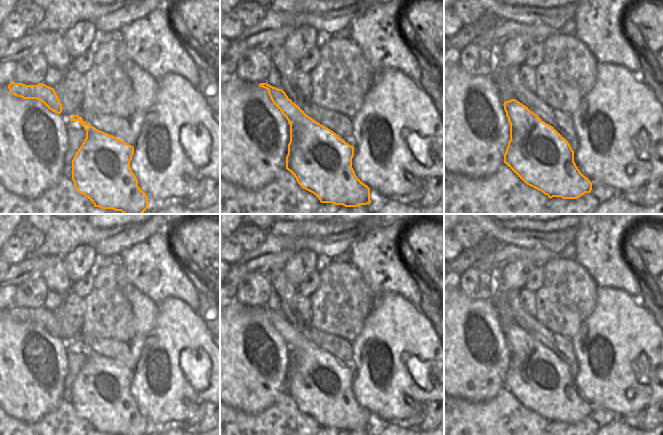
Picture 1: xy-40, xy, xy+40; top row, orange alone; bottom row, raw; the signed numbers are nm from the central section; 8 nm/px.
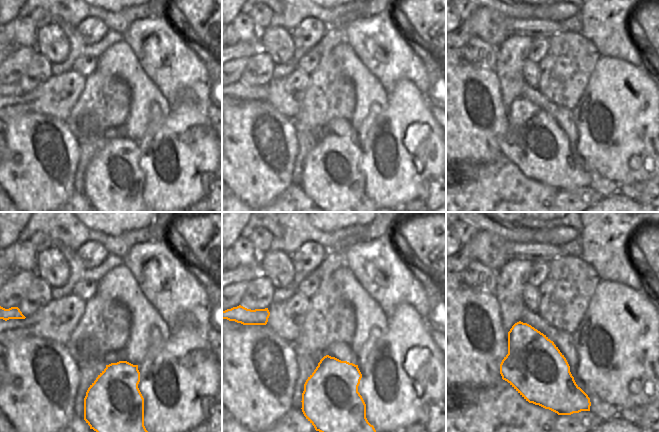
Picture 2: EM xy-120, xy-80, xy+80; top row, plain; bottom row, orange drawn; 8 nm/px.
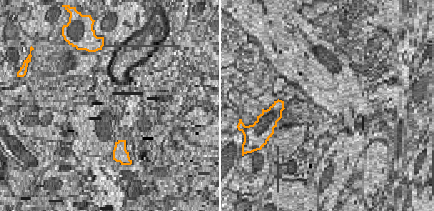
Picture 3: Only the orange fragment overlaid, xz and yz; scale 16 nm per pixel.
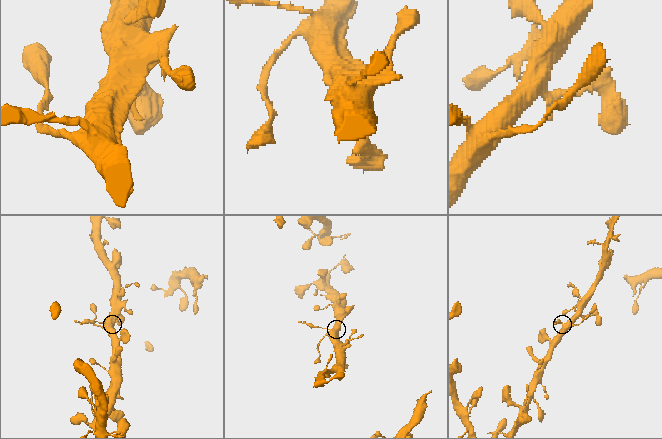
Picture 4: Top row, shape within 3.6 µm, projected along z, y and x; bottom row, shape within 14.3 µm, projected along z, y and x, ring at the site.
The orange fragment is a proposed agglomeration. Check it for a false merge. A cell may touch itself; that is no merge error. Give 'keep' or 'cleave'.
keep

